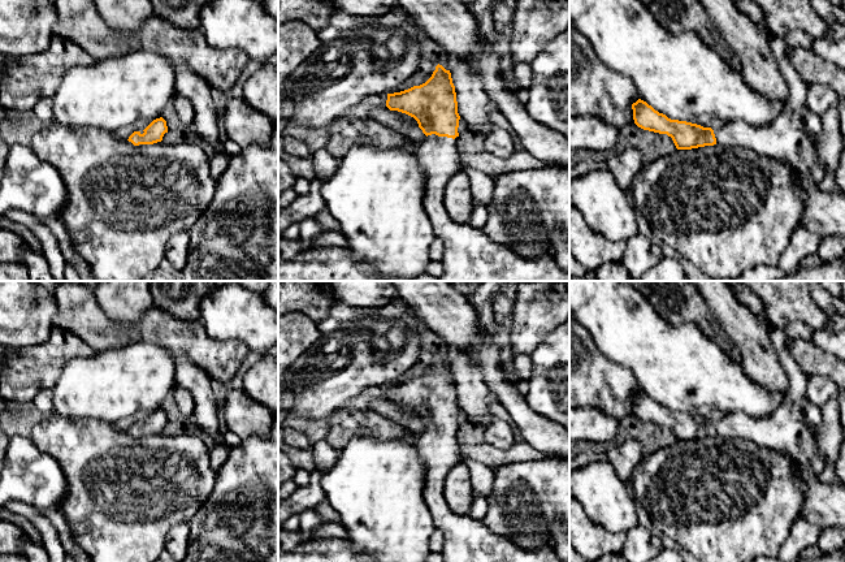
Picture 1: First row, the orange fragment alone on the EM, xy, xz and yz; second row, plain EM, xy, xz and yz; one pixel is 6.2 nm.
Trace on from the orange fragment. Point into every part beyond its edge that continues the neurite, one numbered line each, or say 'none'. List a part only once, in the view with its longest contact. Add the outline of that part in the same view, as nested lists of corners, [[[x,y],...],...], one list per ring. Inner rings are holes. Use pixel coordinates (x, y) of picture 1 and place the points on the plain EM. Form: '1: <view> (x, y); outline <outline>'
1: xz (466, 540); outline [[[432,425],[417,435],[417,441],[419,455],[425,466],[424,502],[436,528],[443,533],[443,562],[566,562],[556,555],[552,545],[538,550],[525,550],[512,539],[491,532],[482,520],[472,519],[468,514],[452,513],[445,501],[445,479],[448,471],[462,462],[455,431]]]

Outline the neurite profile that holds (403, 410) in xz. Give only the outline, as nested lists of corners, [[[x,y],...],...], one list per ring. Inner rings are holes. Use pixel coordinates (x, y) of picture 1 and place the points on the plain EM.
[[[391,402],[391,403],[393,403],[395,411],[400,416],[408,418],[408,419],[419,419],[419,415],[413,408],[411,408],[411,407],[406,406],[406,405],[398,403],[398,402]]]

